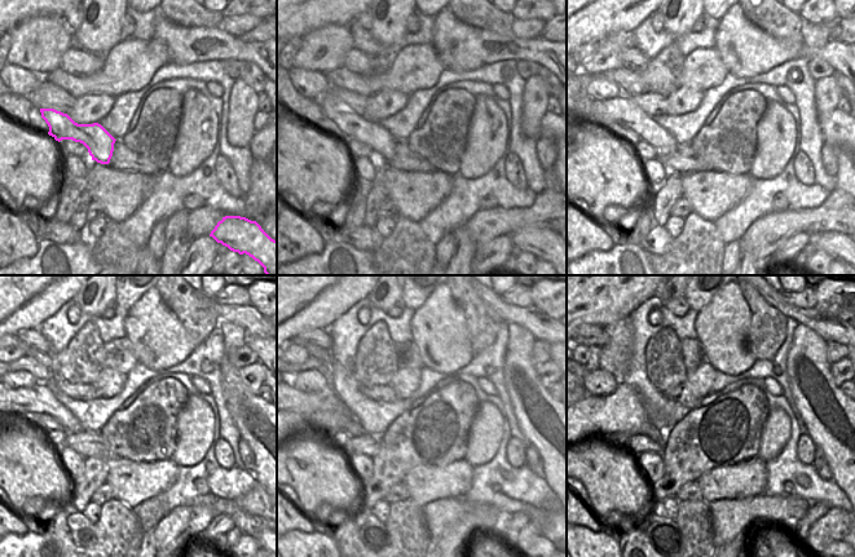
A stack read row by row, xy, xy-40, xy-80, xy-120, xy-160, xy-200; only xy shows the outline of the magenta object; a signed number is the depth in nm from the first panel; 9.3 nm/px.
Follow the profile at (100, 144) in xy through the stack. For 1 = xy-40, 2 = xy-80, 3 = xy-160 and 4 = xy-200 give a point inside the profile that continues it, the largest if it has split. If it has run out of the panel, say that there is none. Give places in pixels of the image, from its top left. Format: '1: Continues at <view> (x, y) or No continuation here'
1: Continues at xy-40 (355, 127)
2: Continues at xy-80 (621, 109)
3: Continues at xy-160 (326, 399)
4: Continues at xy-200 (593, 401)

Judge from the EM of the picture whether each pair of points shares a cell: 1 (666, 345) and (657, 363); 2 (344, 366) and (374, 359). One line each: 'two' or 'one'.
1: one
2: two

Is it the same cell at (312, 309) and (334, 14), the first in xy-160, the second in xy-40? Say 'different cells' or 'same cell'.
same cell

